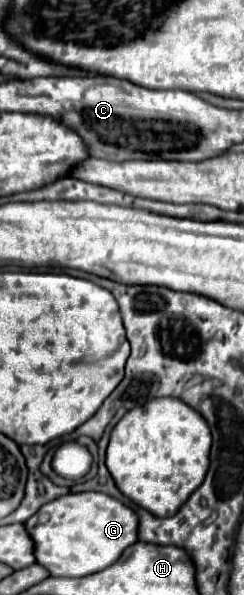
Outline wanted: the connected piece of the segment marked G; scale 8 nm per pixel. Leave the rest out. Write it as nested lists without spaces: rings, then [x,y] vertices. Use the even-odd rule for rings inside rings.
[[[69,493],[43,505],[27,523],[35,541],[37,563],[53,577],[85,577],[115,563],[123,551],[137,541],[139,517],[119,499],[97,493]]]

